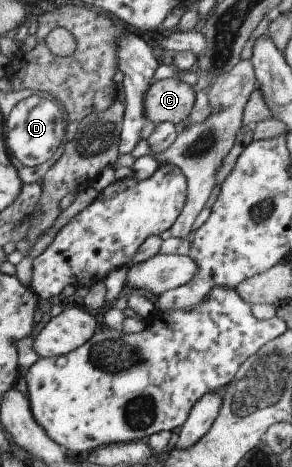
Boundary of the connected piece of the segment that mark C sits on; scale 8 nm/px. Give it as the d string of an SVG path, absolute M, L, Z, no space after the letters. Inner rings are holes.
M179 79L157 80L145 94L145 115L151 122L180 124L188 120L195 102L196 96L191 86Z

